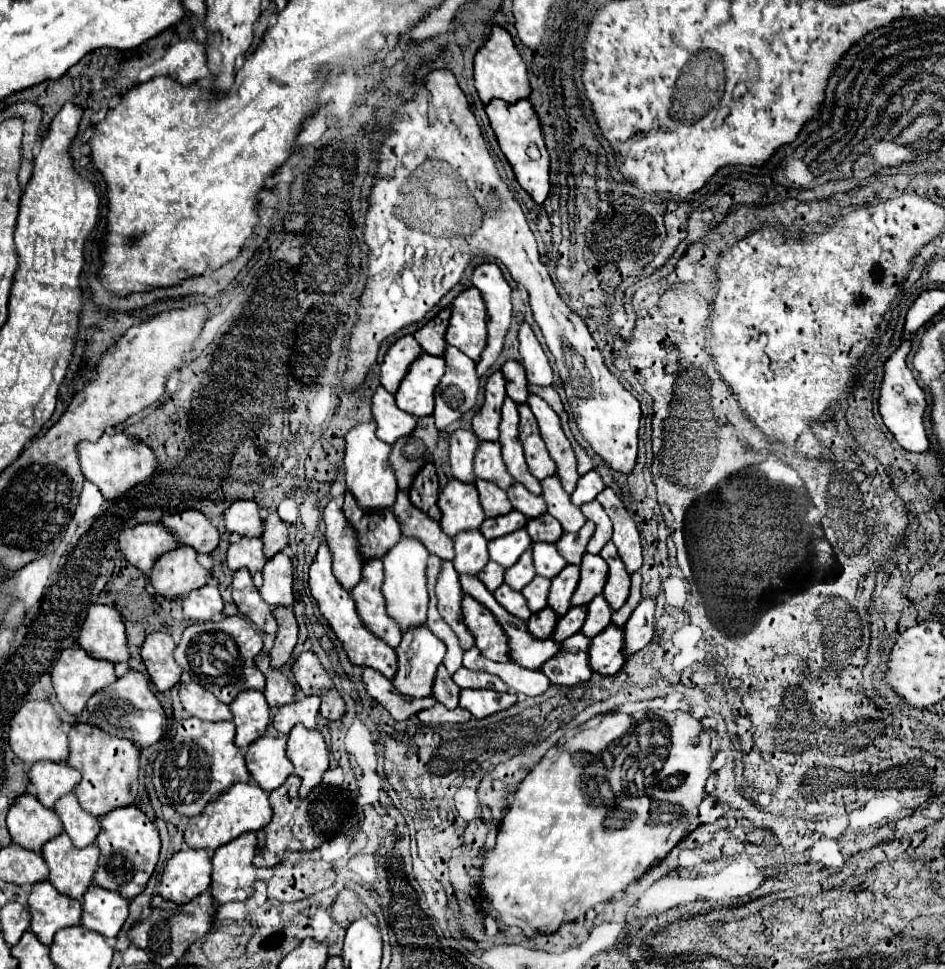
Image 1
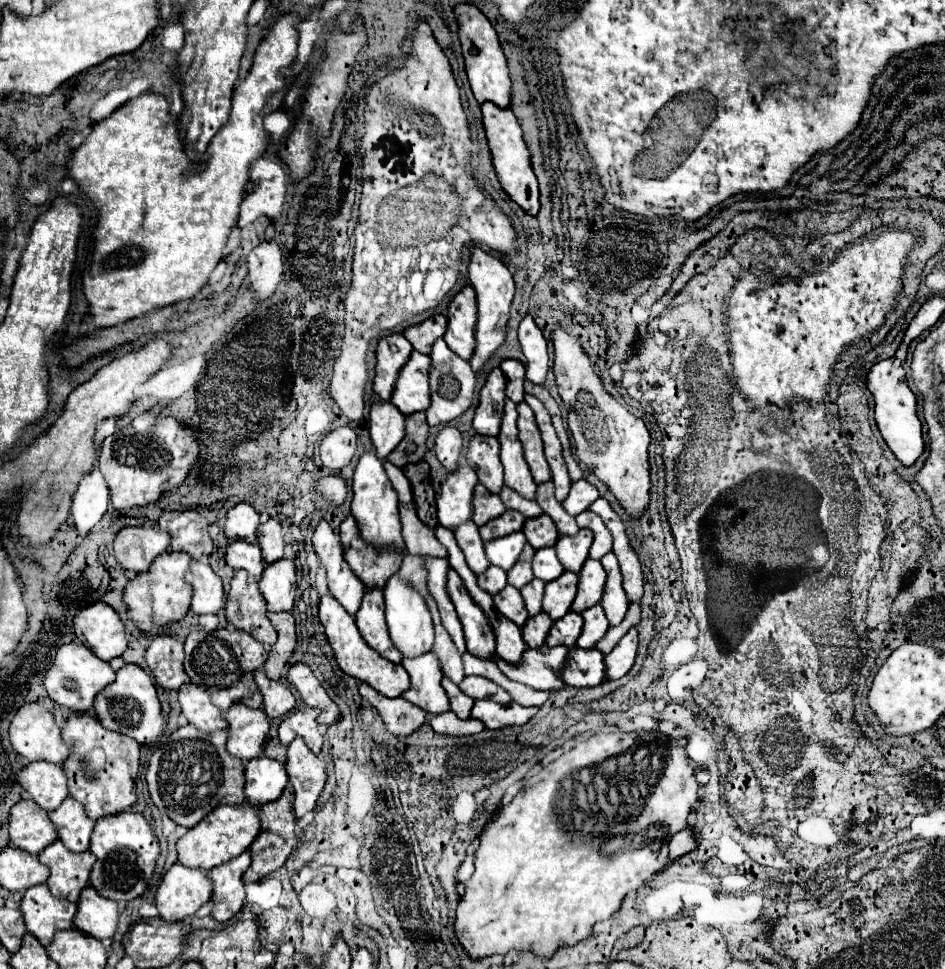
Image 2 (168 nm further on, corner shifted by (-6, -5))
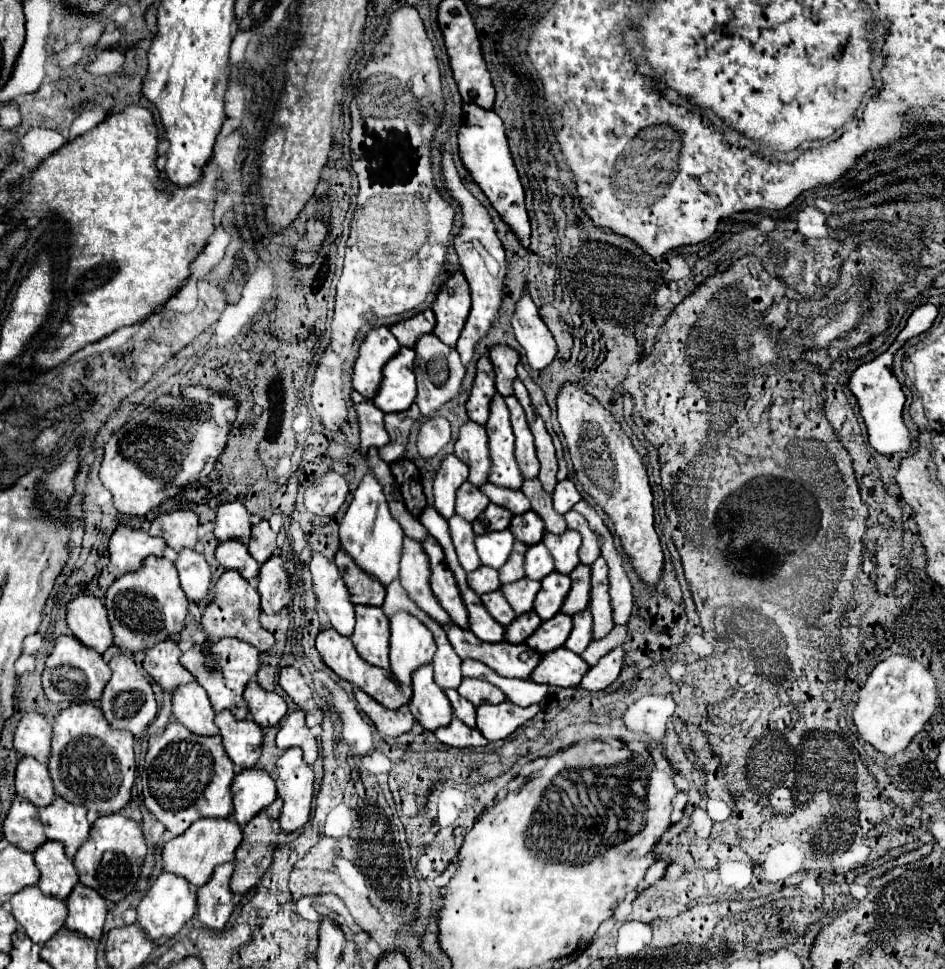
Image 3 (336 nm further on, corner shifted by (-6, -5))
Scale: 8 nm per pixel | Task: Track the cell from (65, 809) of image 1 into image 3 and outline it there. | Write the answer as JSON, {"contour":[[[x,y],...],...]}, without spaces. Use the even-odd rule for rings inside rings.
{"contour":[[[55,798],[47,808],[39,808],[39,818],[45,824],[47,838],[63,842],[69,858],[75,856],[89,836],[91,824],[85,814],[87,810],[83,806],[75,806],[63,798]]]}

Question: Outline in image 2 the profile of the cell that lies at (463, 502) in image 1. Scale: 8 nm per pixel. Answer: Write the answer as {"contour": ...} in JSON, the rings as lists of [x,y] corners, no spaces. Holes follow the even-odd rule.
{"contour":[[[461,464],[457,470],[447,474],[447,480],[441,484],[441,494],[437,496],[437,518],[445,528],[455,528],[467,520],[471,520],[471,492],[477,484],[477,474],[467,464]]]}

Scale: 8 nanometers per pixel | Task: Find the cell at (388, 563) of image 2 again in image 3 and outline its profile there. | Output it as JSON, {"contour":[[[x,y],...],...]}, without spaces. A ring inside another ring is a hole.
{"contour":[[[339,548],[335,556],[335,564],[339,572],[343,574],[343,580],[351,592],[351,602],[353,604],[371,604],[371,606],[381,606],[385,600],[385,586],[379,584],[371,574],[363,572],[351,556]]]}

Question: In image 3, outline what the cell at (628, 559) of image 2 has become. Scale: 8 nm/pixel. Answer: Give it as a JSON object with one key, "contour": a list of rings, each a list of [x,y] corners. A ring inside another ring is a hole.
{"contour":[[[581,500],[573,506],[573,510],[583,514],[587,518],[591,530],[599,536],[601,556],[607,560],[607,566],[609,566],[609,582],[611,582],[609,592],[611,592],[611,604],[613,604],[613,620],[615,620],[615,624],[627,624],[627,620],[631,616],[631,608],[633,608],[633,586],[631,586],[631,580],[627,578],[623,560],[613,544],[613,534],[609,532],[607,524],[593,510],[593,506],[589,502]]]}

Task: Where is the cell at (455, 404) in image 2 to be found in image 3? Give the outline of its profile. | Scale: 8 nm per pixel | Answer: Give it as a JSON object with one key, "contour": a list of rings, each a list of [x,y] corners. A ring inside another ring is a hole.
{"contour":[[[435,334],[421,336],[415,344],[415,374],[417,374],[417,406],[425,418],[431,418],[433,412],[437,412],[443,404],[457,398],[461,392],[461,382],[465,378],[465,366],[461,364],[459,354],[445,346]]]}

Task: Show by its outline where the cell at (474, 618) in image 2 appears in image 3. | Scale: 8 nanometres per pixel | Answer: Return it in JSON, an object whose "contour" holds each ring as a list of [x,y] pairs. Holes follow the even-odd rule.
{"contour":[[[427,538],[423,542],[423,548],[431,562],[431,588],[439,600],[439,604],[445,608],[445,612],[453,618],[453,622],[459,628],[469,628],[467,624],[467,610],[463,604],[463,598],[459,596],[459,586],[455,584],[453,572],[445,564],[443,550],[439,548],[439,542],[435,538]]]}

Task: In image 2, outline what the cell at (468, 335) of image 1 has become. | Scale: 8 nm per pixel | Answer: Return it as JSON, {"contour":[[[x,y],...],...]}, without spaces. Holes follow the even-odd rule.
{"contour":[[[465,286],[447,308],[447,332],[443,340],[463,360],[471,358],[475,348],[475,290]]]}

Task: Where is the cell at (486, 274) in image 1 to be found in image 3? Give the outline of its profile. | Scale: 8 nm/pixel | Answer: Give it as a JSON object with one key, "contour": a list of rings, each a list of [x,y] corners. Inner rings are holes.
{"contour":[[[447,152],[443,154],[443,176],[445,176],[445,182],[447,182],[447,190],[463,206],[463,230],[455,236],[455,250],[459,254],[463,274],[465,274],[465,278],[469,282],[469,288],[471,288],[473,306],[471,306],[471,314],[467,318],[467,324],[463,328],[463,334],[457,342],[457,352],[461,354],[463,366],[469,366],[469,362],[475,354],[475,344],[489,334],[489,330],[493,328],[493,324],[499,316],[499,308],[501,308],[501,302],[503,302],[501,300],[503,280],[505,280],[505,274],[507,274],[507,258],[505,258],[503,244],[497,238],[491,216],[487,214],[485,206],[475,196],[471,196],[471,192],[465,188],[465,184],[461,182],[461,178],[457,174],[453,158],[449,158]]]}

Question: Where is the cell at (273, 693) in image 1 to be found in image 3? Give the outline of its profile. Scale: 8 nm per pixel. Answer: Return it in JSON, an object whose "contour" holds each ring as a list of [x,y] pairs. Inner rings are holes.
{"contour":[[[251,680],[243,692],[243,698],[249,702],[251,716],[261,728],[269,728],[279,724],[279,720],[287,714],[287,702],[277,692],[263,690],[255,680]]]}

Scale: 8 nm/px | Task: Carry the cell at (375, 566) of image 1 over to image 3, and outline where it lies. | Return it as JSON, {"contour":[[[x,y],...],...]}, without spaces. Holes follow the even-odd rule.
{"contour":[[[355,606],[357,624],[351,640],[359,656],[379,668],[389,668],[389,620],[381,606]]]}

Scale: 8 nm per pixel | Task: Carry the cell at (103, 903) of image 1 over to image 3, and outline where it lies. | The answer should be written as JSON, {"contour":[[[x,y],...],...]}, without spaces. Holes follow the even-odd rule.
{"contour":[[[77,884],[67,898],[67,920],[65,926],[69,930],[81,932],[93,940],[99,940],[103,934],[103,924],[109,912],[109,904],[99,896],[93,888],[85,884]]]}

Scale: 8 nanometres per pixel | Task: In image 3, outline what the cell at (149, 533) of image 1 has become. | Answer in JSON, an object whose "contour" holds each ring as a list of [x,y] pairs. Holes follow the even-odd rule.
{"contour":[[[117,526],[115,534],[109,540],[111,566],[121,574],[135,572],[141,568],[147,556],[163,556],[165,548],[167,544],[163,538],[149,536],[145,530]]]}

